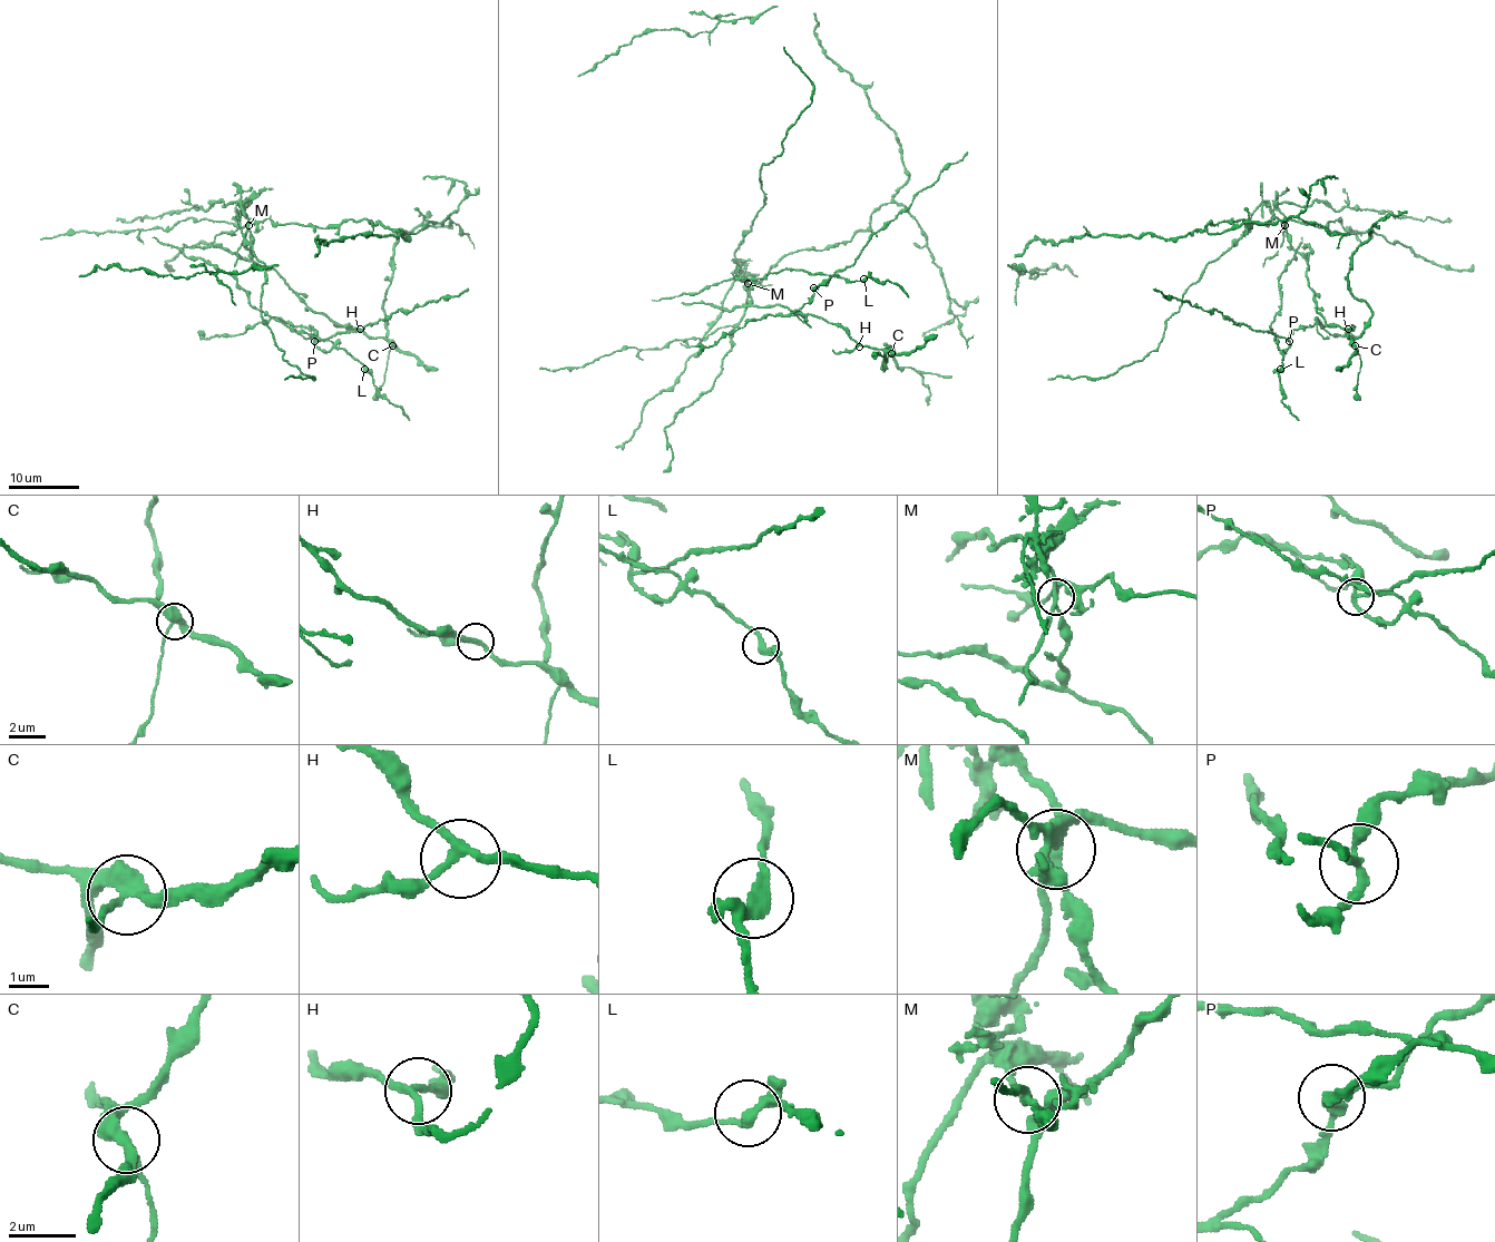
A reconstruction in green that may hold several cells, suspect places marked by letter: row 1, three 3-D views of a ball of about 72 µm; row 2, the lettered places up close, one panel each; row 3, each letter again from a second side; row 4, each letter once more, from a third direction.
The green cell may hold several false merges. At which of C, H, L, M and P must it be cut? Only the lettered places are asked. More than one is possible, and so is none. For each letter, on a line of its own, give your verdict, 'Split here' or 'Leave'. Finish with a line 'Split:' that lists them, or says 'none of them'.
C: Split here
H: Leave
L: Leave
M: Split here
P: Split here
Split: C, M, P

